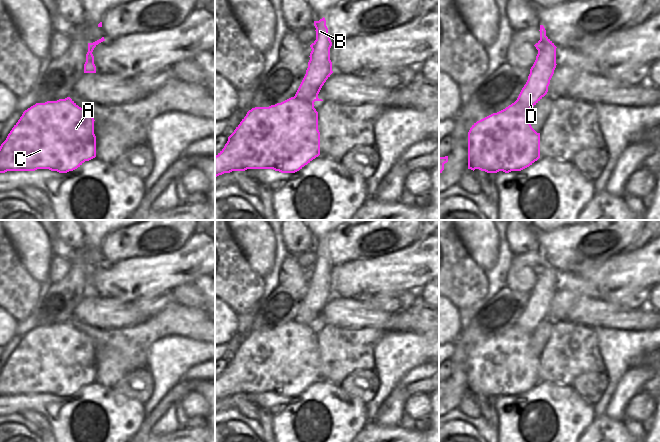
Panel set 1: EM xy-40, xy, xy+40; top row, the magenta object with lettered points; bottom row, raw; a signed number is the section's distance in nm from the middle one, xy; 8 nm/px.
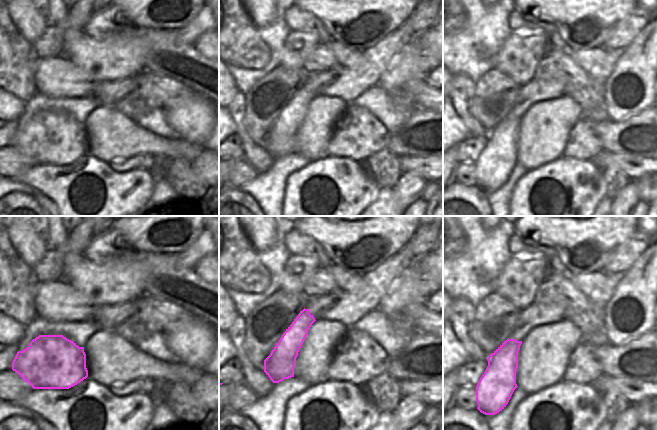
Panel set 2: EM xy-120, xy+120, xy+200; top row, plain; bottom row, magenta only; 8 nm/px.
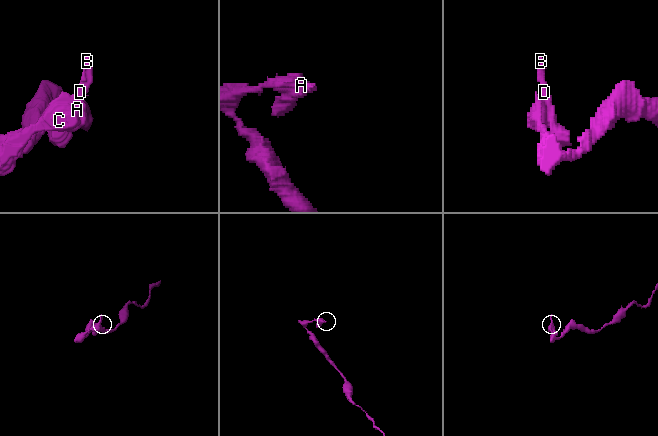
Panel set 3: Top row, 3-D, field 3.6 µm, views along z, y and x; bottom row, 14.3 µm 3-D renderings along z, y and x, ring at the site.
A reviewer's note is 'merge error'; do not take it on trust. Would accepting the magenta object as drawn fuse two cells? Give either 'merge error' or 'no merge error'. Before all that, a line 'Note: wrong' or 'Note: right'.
Note: right
merge error

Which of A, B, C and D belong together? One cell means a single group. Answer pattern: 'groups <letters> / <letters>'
groups A C / B D

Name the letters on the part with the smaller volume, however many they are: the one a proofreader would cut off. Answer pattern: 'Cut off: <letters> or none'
Cut off: B, D

